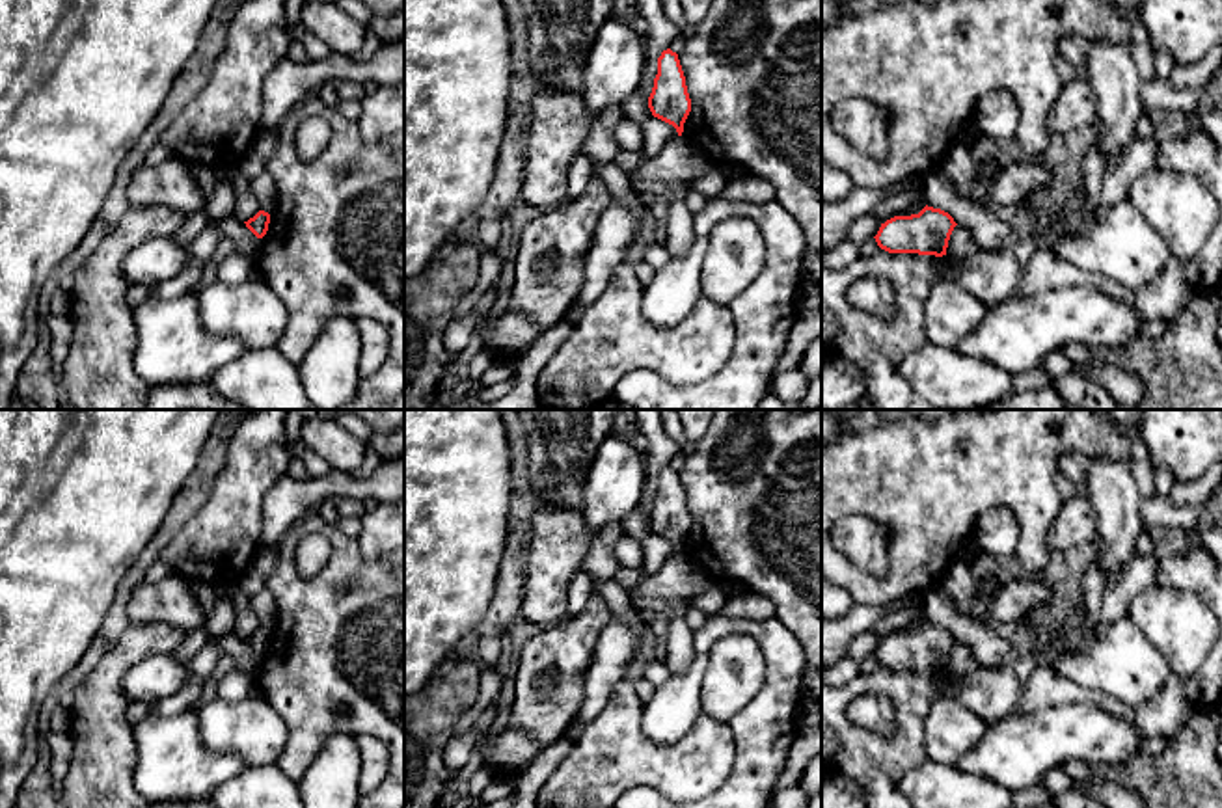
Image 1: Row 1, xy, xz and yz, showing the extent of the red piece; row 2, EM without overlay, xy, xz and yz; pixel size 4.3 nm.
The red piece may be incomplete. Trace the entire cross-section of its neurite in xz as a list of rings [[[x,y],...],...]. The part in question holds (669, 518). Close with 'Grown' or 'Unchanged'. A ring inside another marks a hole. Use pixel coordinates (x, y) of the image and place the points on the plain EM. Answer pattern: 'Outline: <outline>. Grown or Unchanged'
Outline: [[[671,465],[658,475],[658,492],[648,514],[648,525],[654,534],[672,542],[682,553],[684,540],[691,529],[691,516],[678,471]]]. Unchanged

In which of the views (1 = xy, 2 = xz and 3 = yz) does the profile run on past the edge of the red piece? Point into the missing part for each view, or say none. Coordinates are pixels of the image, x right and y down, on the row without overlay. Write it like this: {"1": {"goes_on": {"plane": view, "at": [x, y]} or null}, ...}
{"1": {"goes_on": null}, "2": {"goes_on": null}, "3": {"goes_on": null}}

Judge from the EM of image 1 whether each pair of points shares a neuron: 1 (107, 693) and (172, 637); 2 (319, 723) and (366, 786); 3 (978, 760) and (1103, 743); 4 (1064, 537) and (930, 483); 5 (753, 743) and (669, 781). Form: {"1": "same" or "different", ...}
{"1": "same", "2": "different", "3": "same", "4": "different", "5": "different"}

